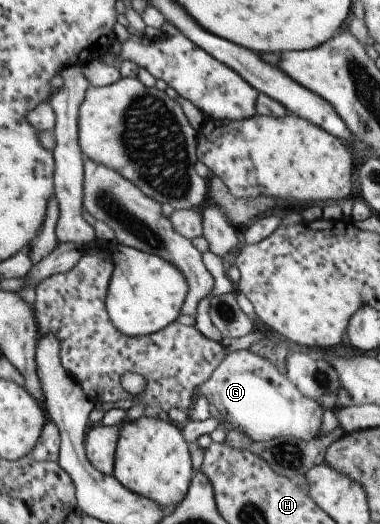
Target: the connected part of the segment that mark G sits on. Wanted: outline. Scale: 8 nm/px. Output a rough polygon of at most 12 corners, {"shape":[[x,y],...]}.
{"shape":[[227,353],[199,395],[252,441],[321,437],[319,401]]}

